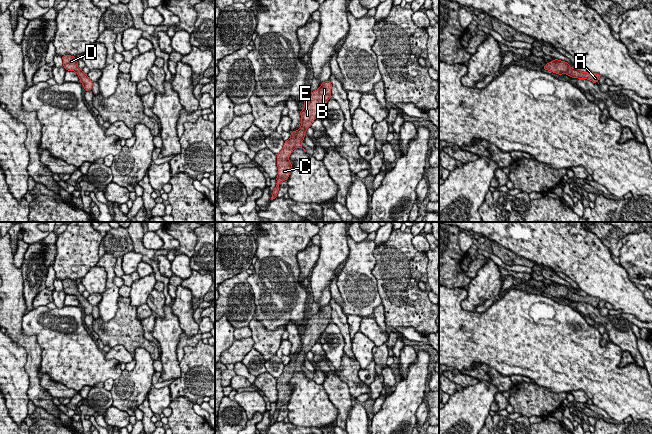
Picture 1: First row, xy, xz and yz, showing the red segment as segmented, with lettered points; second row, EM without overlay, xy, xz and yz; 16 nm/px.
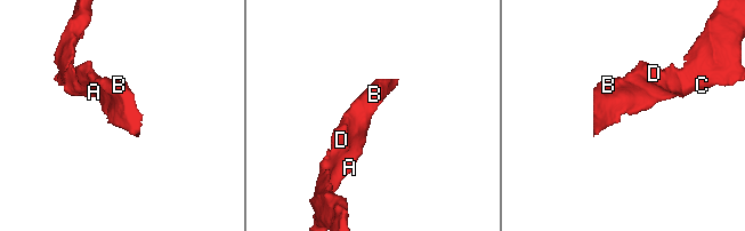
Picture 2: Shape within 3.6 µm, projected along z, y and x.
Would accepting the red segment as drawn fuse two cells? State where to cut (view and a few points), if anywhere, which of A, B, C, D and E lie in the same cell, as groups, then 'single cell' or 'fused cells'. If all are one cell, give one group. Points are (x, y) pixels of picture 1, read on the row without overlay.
cut none; groups A B C D E; single cell

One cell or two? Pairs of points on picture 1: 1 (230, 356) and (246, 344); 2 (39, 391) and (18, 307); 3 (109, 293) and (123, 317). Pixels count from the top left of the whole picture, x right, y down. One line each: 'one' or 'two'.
1: one
2: one
3: two

